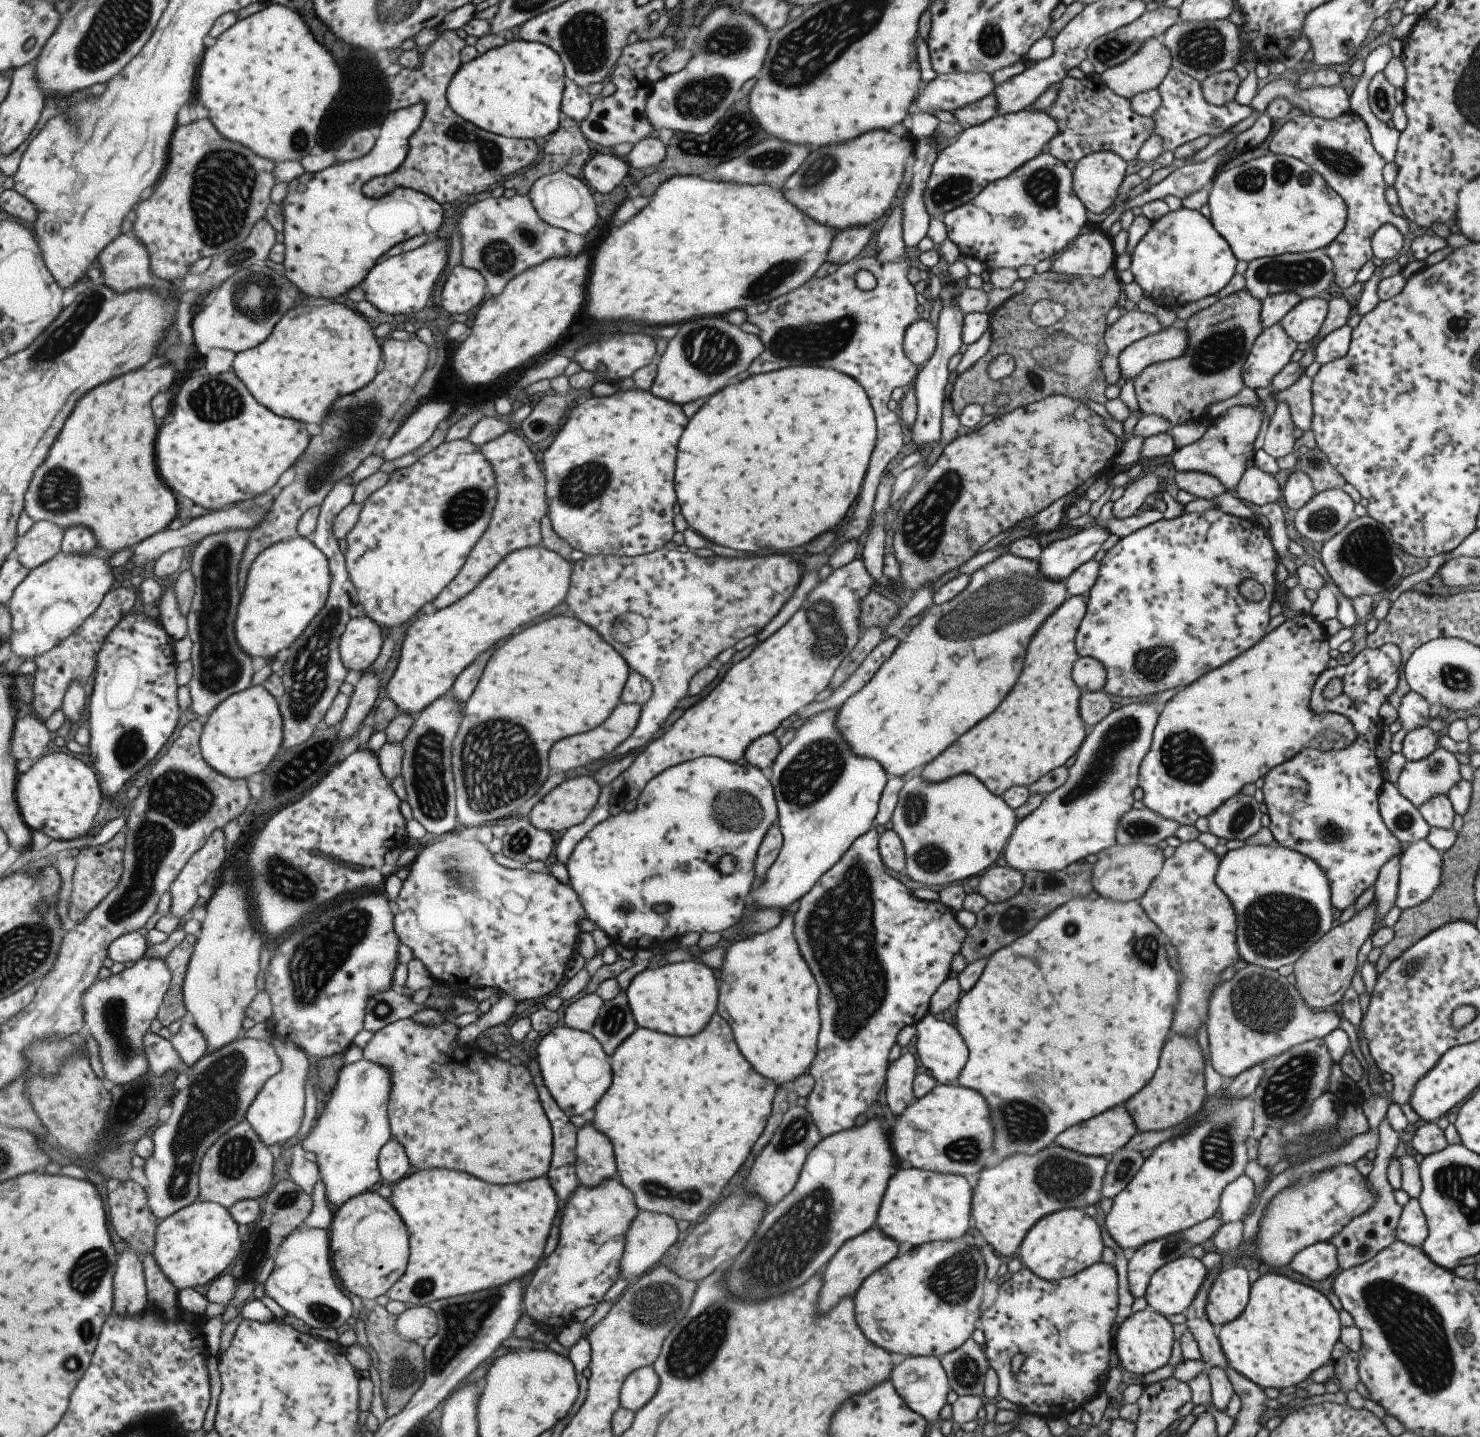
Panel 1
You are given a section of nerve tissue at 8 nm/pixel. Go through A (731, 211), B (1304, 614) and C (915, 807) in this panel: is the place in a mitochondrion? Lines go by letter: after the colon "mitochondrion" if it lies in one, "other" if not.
A: other
B: other
C: mitochondrion

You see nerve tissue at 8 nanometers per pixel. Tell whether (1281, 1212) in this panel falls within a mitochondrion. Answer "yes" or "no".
no

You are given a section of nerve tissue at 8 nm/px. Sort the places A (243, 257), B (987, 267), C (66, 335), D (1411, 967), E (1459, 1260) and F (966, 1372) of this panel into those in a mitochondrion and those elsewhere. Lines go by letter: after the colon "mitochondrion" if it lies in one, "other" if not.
A: mitochondrion
B: other
C: mitochondrion
D: mitochondrion
E: other
F: mitochondrion

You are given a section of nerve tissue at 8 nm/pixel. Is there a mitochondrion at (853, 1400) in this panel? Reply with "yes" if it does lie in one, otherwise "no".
no

